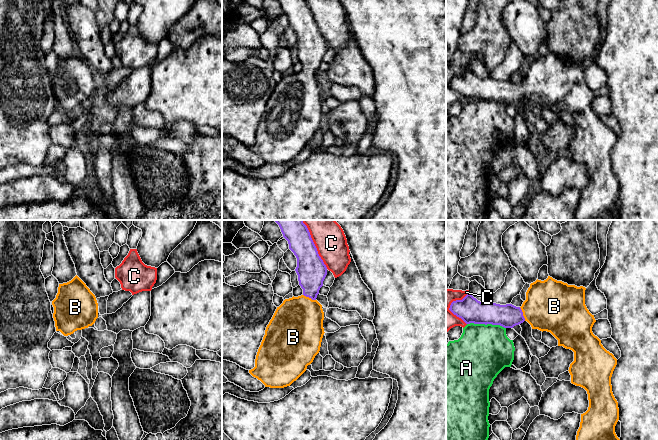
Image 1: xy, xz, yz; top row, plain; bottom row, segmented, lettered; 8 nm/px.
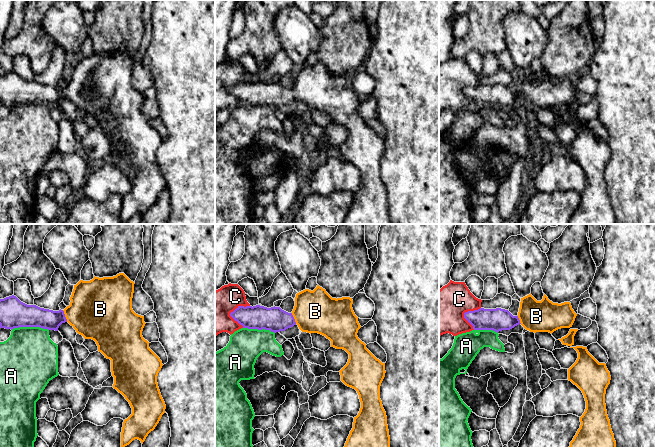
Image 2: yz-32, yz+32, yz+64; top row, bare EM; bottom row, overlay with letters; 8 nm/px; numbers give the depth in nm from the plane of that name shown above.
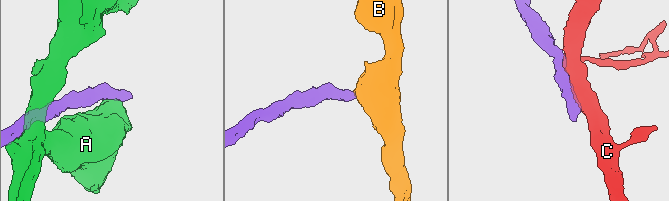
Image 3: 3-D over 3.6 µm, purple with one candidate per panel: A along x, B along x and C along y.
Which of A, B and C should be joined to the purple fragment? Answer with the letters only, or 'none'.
B

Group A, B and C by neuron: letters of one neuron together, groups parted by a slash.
A / B / C

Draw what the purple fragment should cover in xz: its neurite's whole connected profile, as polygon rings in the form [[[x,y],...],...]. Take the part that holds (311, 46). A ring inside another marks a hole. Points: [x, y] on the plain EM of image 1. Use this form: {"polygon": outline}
{"polygon": [[[305,0],[278,1],[283,13],[288,17],[289,25],[297,34],[295,47],[303,70],[285,75],[277,83],[266,103],[265,111],[256,131],[255,143],[249,146],[253,153],[260,156],[265,163],[270,164],[284,164],[296,157],[319,129],[325,109],[323,104],[324,88],[322,81],[316,74],[327,51],[327,43],[319,32]]]}

